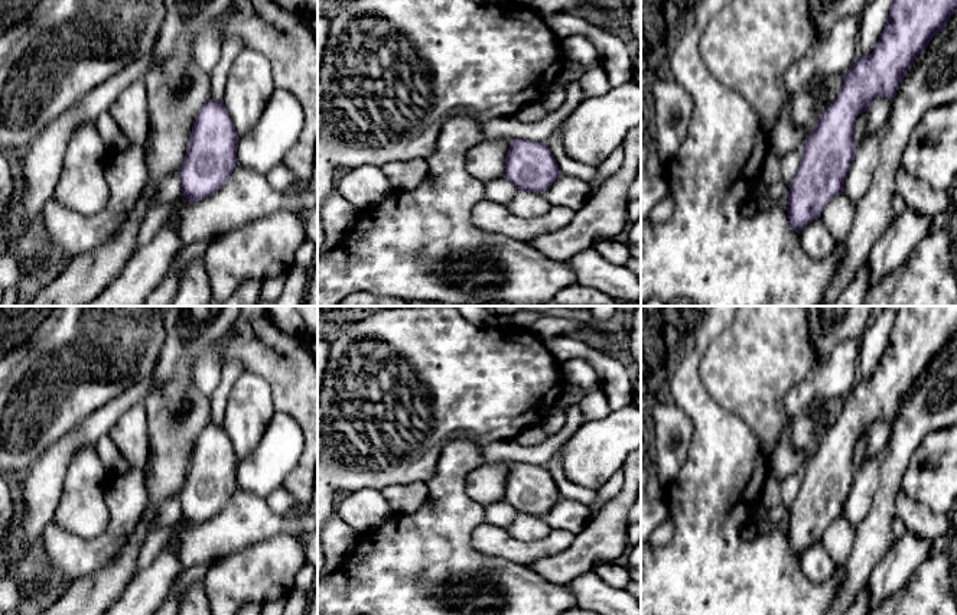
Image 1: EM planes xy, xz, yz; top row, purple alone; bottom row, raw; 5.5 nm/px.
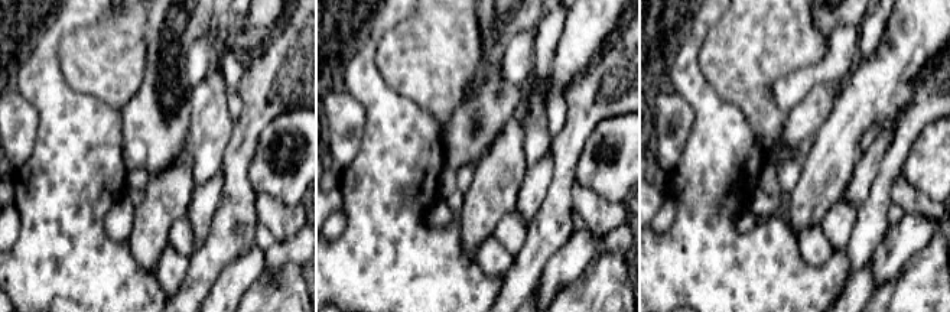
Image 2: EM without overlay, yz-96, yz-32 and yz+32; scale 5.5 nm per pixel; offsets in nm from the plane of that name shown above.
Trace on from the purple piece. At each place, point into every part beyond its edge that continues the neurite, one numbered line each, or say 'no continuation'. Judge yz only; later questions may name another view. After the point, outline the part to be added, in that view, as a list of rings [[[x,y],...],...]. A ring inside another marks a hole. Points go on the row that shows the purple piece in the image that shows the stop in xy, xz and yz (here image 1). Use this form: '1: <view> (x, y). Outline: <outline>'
1: yz (856, 182). Outline: [[[880,130],[872,133],[856,150],[856,159],[850,162],[850,170],[844,178],[844,193],[853,204],[857,204],[869,188],[879,163],[880,140]]]

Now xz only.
1: xz (524, 204). Outline: [[[518,189],[517,195],[505,205],[514,215],[537,218],[546,215],[553,206],[540,192],[524,192]]]

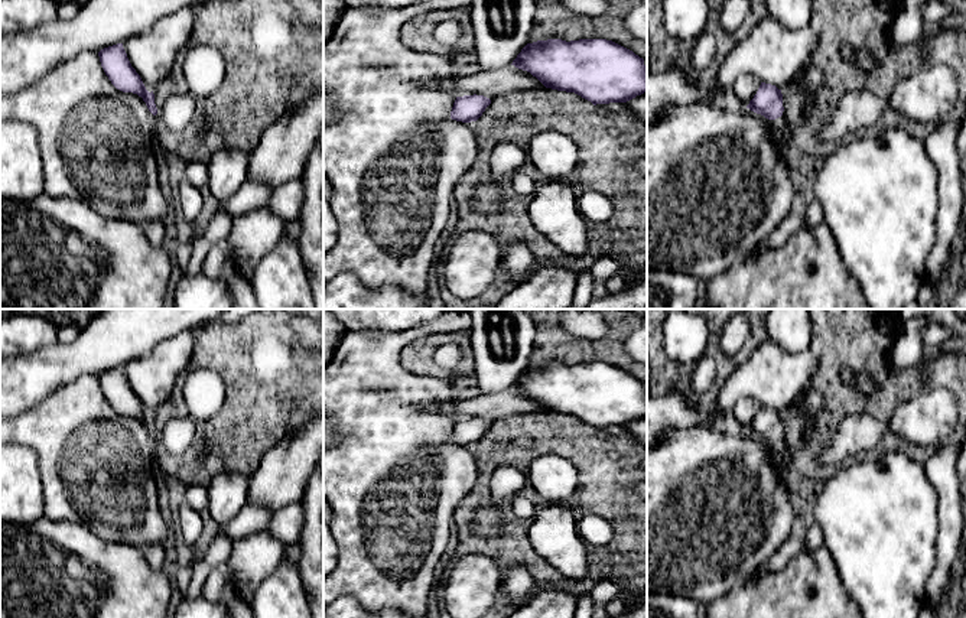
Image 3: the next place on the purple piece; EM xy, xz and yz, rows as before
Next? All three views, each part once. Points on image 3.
no continuation

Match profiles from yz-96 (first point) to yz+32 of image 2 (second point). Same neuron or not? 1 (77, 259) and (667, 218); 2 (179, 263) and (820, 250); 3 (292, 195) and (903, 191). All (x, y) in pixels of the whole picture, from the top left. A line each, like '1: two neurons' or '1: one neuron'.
1: two neurons
2: one neuron
3: two neurons

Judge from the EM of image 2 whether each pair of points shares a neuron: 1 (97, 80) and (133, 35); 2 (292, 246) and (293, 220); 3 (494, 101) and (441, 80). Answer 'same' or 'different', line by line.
1: same
2: different
3: different

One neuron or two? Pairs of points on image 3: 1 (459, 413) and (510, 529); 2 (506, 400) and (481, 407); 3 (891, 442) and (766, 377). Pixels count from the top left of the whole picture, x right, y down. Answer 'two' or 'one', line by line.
1: two
2: one
3: two

